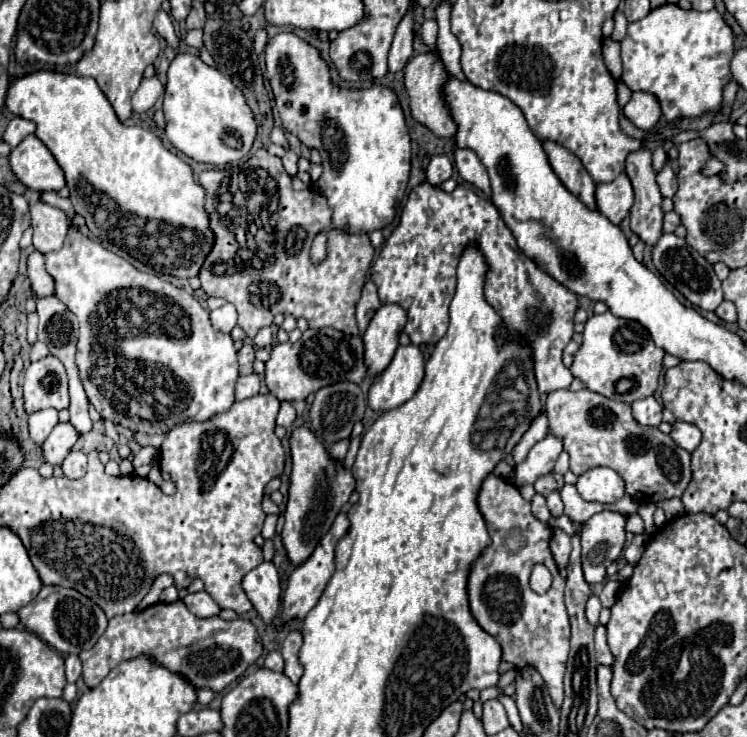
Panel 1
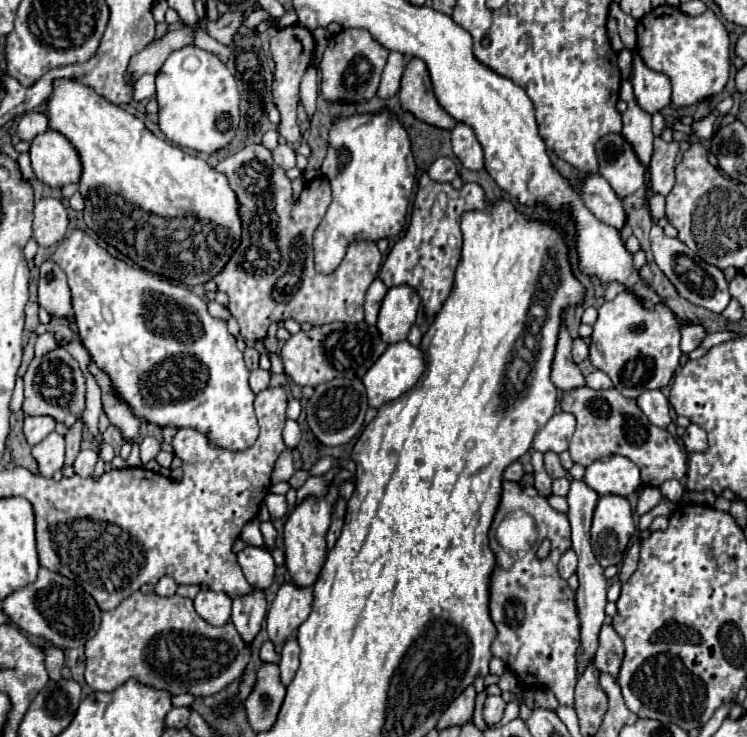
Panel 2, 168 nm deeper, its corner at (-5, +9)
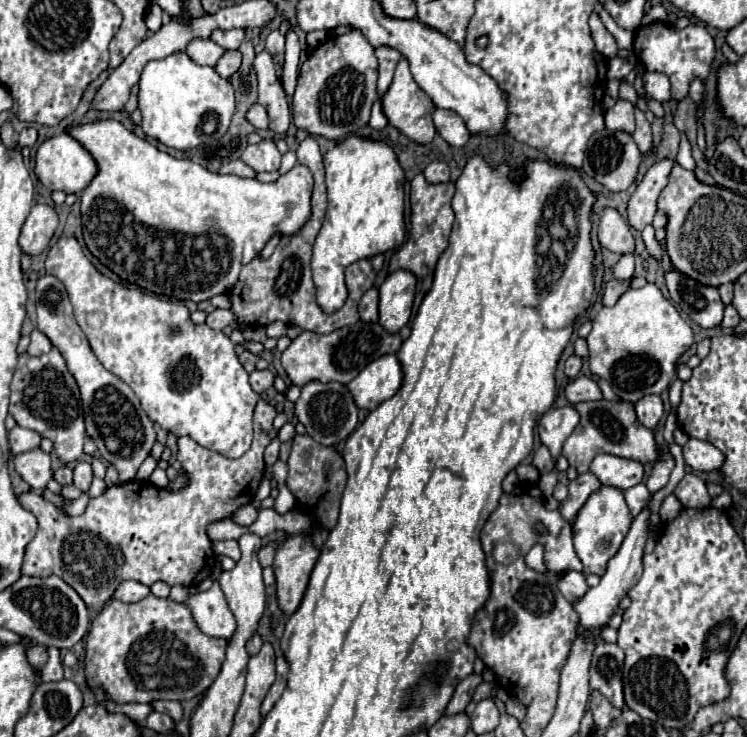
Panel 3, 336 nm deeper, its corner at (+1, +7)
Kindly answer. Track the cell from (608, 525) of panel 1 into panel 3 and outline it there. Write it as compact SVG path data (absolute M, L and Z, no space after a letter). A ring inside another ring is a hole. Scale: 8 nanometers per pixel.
M601 486L597 492L593 492L589 496L589 500L579 510L579 516L575 518L575 524L573 524L573 544L575 544L577 556L583 562L585 576L589 576L589 574L603 576L603 572L607 570L607 562L615 556L621 542L625 540L631 522L633 520L631 520L629 508L627 508L623 492L619 488Z

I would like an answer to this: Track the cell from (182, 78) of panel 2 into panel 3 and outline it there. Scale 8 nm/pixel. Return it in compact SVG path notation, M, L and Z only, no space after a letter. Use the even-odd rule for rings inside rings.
M179 52L163 60L153 60L145 66L139 80L139 110L143 114L141 128L147 136L175 150L191 150L205 146L211 140L219 140L227 132L231 116L235 112L235 94L229 80L221 78L215 68L199 66L185 52Z

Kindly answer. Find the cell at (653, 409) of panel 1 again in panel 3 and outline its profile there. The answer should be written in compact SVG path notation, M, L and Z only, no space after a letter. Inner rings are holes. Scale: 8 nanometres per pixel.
M645 396L635 404L635 410L637 410L639 422L653 430L663 416L663 402L659 396Z

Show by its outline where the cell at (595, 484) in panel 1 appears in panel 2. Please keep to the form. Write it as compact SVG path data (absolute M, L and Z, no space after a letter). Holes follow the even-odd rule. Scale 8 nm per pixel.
M611 454L595 460L585 470L585 482L597 494L617 494L629 496L641 486L639 468L625 456Z

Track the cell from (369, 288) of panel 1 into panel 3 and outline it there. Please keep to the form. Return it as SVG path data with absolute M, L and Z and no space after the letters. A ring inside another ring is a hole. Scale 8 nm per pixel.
M371 288L363 294L361 302L359 302L359 316L363 322L377 322L377 288Z

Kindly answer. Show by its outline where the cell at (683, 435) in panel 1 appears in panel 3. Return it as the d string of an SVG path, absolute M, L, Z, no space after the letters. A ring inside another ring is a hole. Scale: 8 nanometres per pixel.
M689 438L689 442L683 446L683 456L693 470L701 472L715 472L723 464L723 454L713 444L697 438Z

